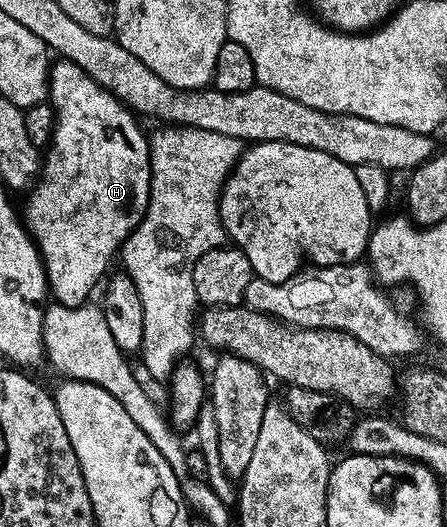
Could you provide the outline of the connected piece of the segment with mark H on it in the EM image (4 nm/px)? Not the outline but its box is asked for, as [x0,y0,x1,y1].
[23,60,151,306]

